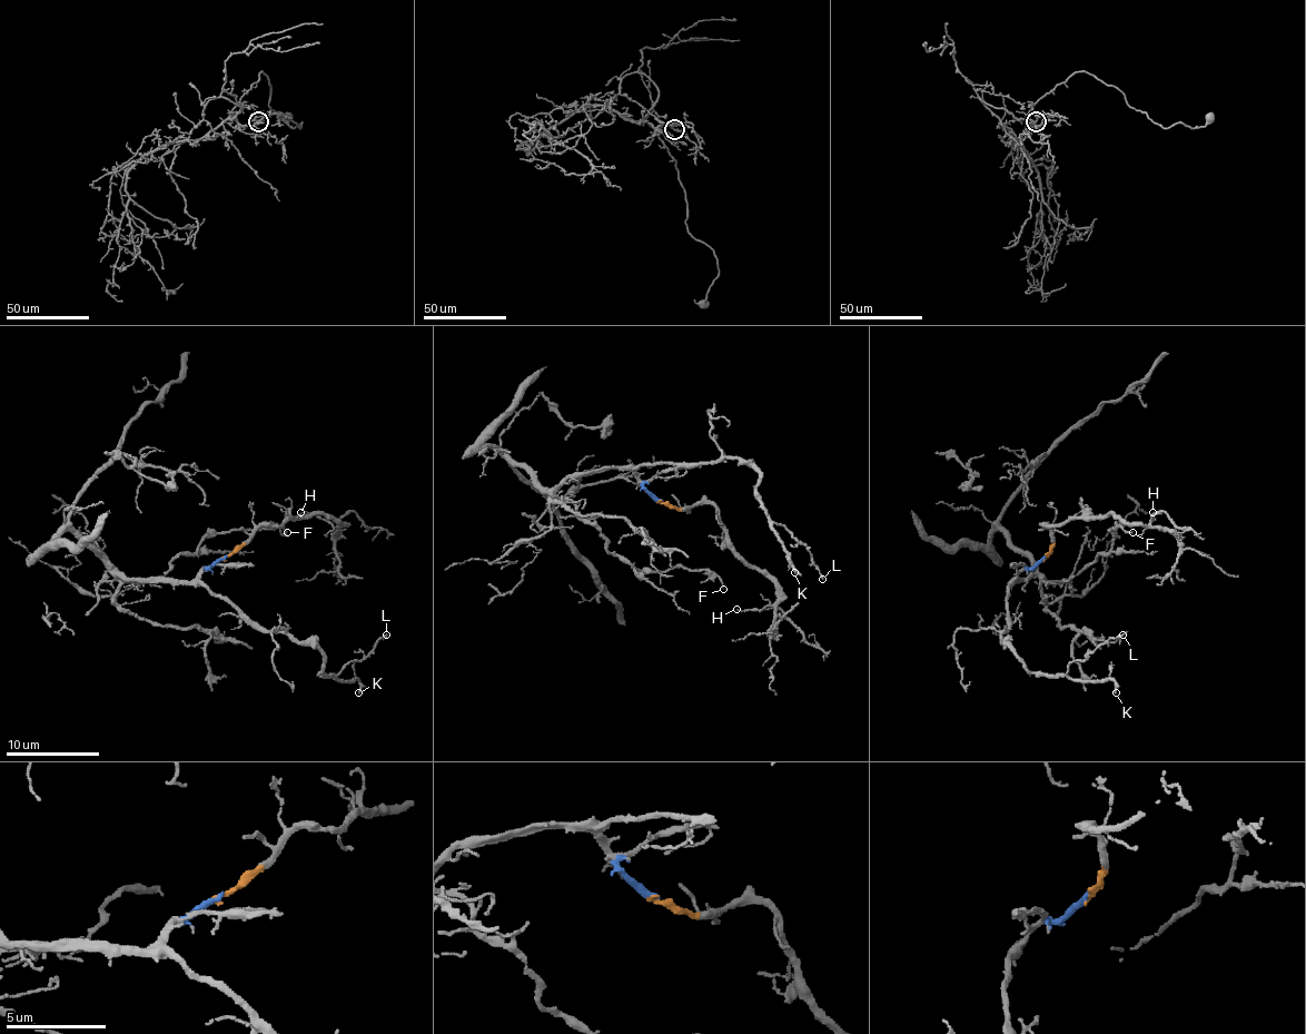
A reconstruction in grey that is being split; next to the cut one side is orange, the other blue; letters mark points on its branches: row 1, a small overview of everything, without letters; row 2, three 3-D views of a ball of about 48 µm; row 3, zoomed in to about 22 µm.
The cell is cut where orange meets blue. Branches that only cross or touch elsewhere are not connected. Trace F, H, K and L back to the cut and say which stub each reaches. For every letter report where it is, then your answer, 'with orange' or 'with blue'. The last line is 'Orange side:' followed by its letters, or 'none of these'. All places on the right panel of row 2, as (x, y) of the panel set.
F: (1133, 532) | with blue
H: (1153, 512) | with orange
K: (1116, 692) | with blue
L: (1123, 634) | with blue
Orange side: H

